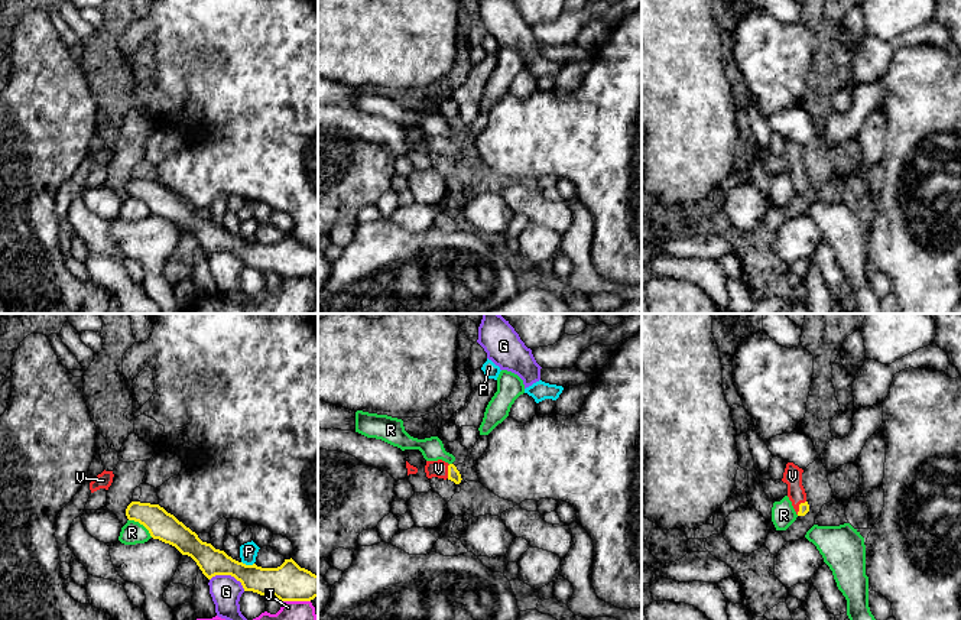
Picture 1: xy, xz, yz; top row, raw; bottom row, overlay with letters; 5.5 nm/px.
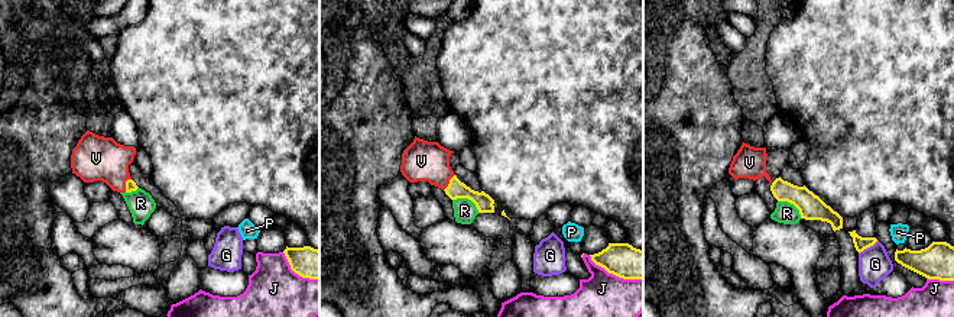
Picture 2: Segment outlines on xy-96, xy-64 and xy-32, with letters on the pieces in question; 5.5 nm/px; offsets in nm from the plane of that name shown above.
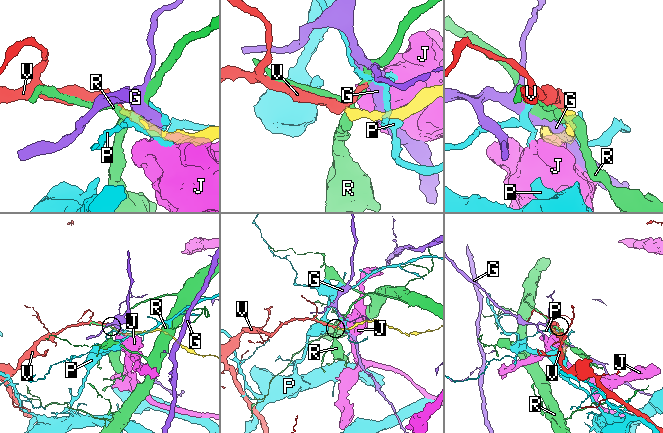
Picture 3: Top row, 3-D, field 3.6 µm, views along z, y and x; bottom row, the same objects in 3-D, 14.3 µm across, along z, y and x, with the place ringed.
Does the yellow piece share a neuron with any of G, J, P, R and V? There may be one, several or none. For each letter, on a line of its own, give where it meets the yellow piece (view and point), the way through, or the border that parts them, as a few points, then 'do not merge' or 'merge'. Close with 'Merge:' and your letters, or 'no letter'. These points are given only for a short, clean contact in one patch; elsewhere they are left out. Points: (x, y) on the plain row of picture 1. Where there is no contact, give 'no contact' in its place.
G: contact xy (229, 250); border xy (210, 255), (231, 252), (244, 266); do not merge
J: contact xy (296, 276); do not merge
P: contact xy (247, 242); border xy (242, 237), (253, 240); do not merge
R: contact xy (142, 200); border xy (129, 195), (138, 197), (152, 213); do not merge
V: contact yz (799, 182); way yz (804, 184), (799, 182), (792, 152); merge
Merge: V

